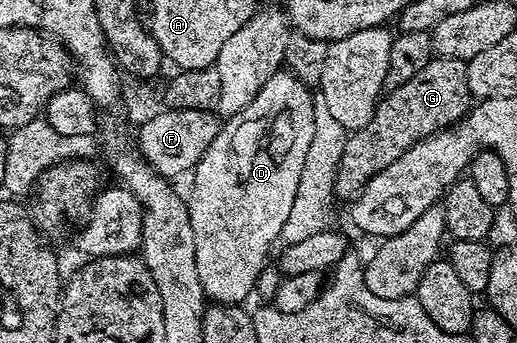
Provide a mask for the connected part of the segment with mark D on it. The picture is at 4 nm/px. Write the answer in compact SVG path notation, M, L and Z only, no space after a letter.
M278 71L262 83L262 91L254 95L254 99L242 111L238 111L233 117L227 118L221 124L218 135L210 147L202 155L202 159L197 163L194 172L191 174L192 194L187 194L186 204L190 215L190 227L194 227L194 259L198 263L198 279L202 279L204 296L209 302L218 305L240 305L252 293L252 288L256 285L256 280L260 277L260 272L264 269L264 264L268 261L268 252L272 249L272 244L280 237L280 232L291 222L294 217L296 204L294 195L298 195L298 179L302 179L302 166L306 163L306 151L310 151L310 143L314 140L314 107L317 102L312 98L313 90L304 85L292 73Z

